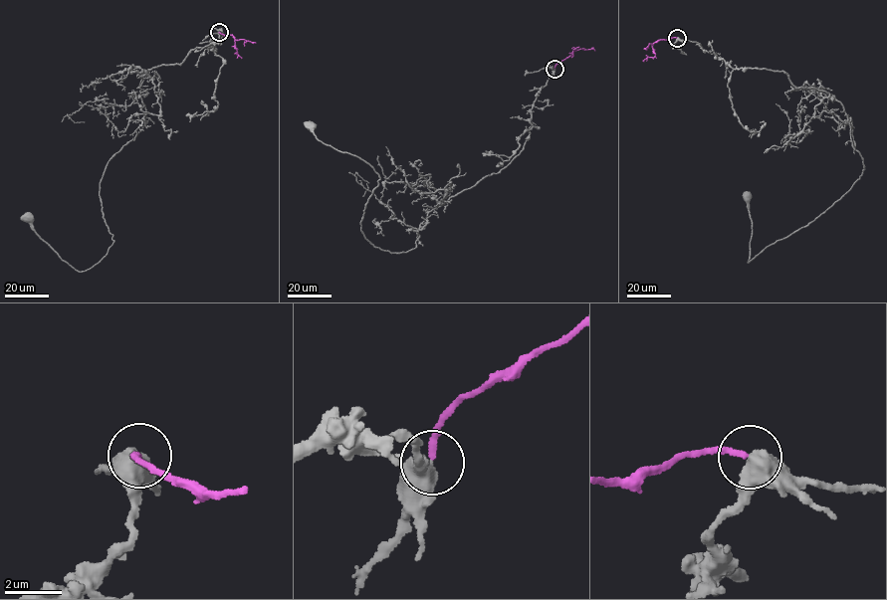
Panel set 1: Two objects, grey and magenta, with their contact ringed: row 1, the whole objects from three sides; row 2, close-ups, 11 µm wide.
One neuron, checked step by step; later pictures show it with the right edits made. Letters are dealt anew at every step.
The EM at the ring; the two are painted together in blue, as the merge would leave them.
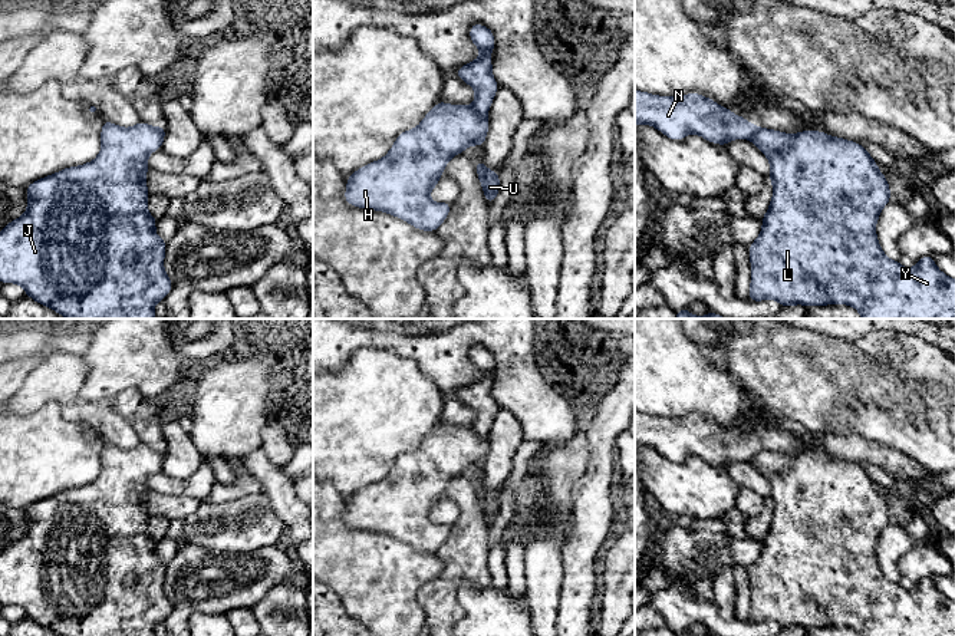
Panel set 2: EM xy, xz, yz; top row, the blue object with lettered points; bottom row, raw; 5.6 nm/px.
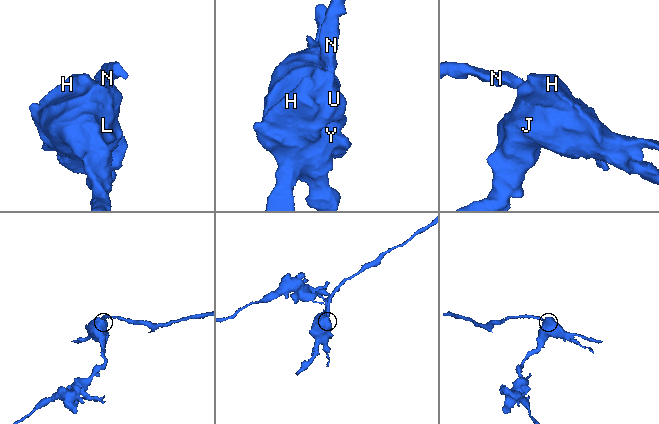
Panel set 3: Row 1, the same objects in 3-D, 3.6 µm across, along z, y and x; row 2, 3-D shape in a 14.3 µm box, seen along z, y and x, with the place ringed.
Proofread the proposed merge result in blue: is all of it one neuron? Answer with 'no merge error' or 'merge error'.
merge error

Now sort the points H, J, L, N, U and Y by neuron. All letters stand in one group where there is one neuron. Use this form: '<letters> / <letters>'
H J L U Y / N

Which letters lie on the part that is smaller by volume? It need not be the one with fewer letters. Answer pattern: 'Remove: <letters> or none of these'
Remove: N

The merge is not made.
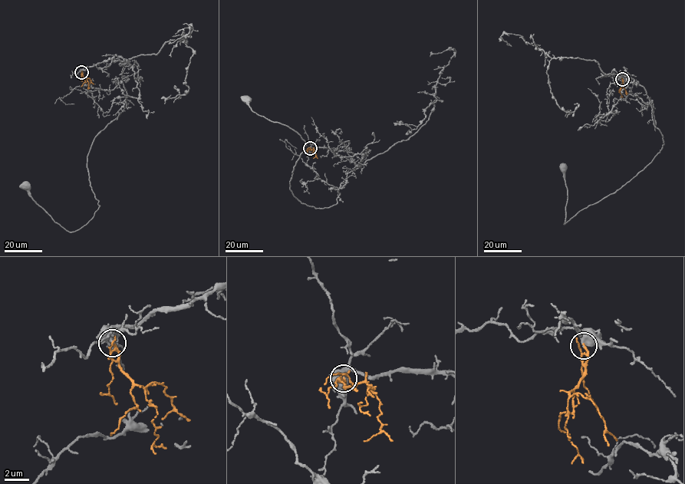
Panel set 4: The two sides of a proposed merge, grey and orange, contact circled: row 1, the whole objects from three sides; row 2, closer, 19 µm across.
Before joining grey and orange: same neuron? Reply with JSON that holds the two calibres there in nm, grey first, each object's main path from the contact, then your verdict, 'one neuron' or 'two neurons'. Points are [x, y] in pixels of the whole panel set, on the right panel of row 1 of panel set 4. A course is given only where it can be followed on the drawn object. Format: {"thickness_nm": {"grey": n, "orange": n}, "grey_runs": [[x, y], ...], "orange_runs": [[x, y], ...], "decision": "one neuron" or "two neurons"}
{"thickness_nm": {"grey": 420, "orange": 130}, "grey_runs": [[623, 78], [645, 90], [664, 143], [660, 151], [614, 192], [564, 224], [568, 190], [562, 168]], "orange_runs": [[623, 79], [620, 90], [622, 97]], "decision": "one neuron"}

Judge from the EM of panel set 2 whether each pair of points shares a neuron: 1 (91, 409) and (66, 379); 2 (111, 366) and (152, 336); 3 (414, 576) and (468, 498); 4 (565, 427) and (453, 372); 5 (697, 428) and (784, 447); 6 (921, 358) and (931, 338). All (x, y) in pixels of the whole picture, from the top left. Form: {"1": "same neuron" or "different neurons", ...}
{"1": "same neuron", "2": "same neuron", "3": "different neurons", "4": "same neuron", "5": "same neuron", "6": "different neurons"}

